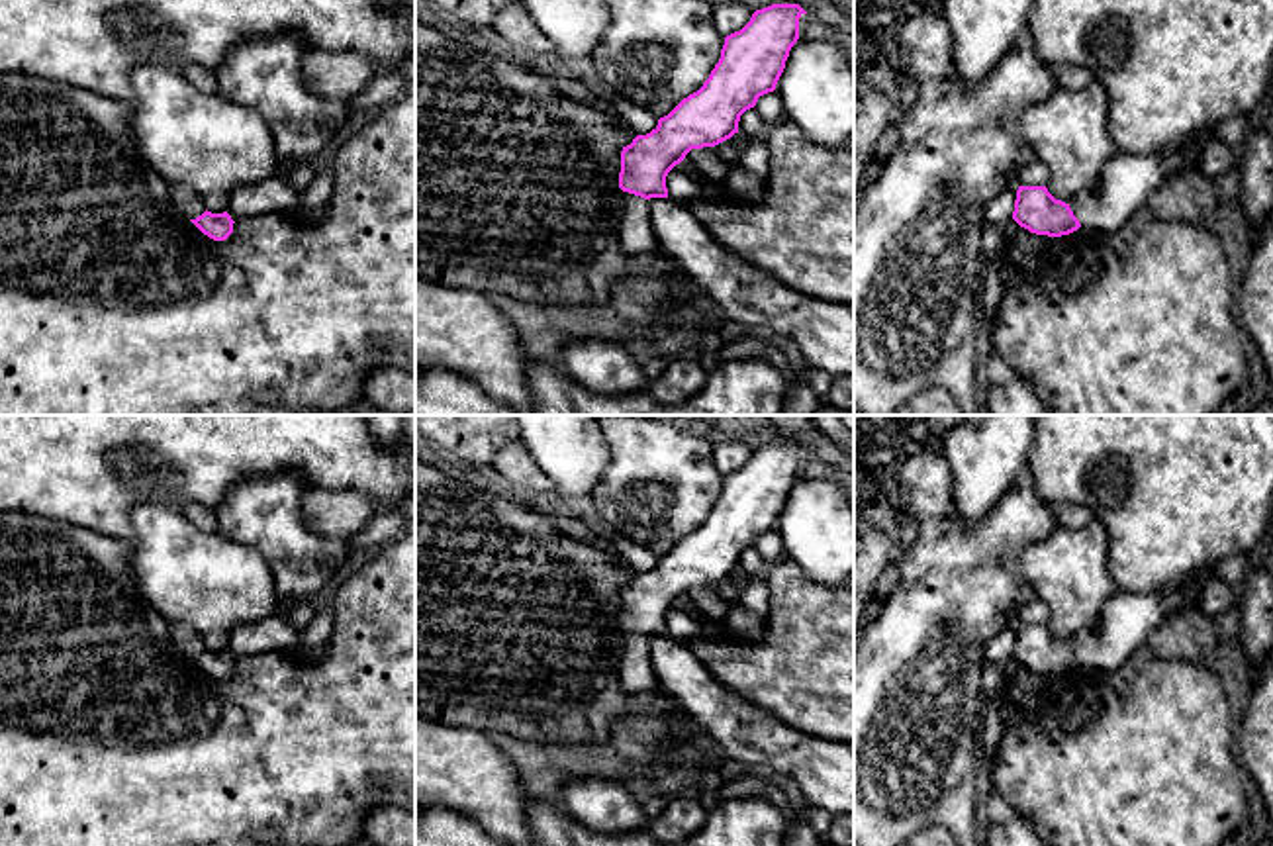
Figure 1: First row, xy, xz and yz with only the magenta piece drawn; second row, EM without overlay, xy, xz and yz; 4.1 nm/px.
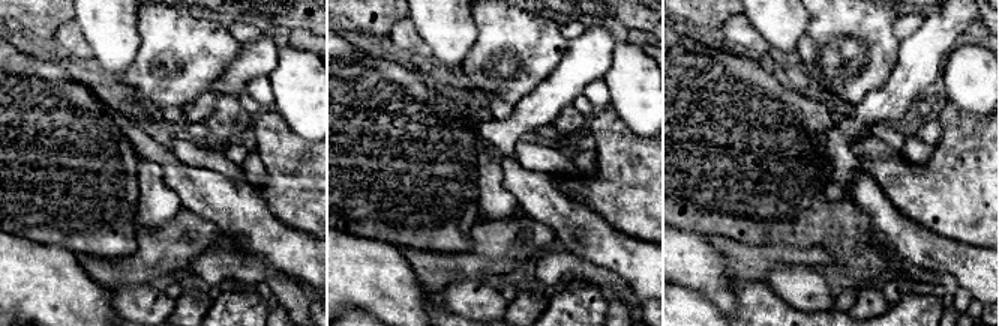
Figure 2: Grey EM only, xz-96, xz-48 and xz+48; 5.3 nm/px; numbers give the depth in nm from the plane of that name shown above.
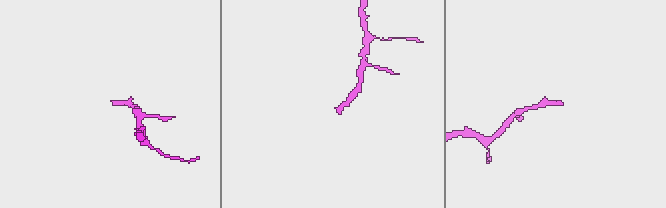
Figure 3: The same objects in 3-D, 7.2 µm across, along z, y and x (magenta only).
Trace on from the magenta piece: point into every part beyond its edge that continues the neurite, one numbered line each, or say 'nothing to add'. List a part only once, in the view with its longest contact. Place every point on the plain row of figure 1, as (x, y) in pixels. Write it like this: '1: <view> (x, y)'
1: xz (635, 672)

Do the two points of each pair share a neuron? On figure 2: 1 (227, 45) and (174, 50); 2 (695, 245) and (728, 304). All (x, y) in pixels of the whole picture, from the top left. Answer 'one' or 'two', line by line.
1: one
2: one

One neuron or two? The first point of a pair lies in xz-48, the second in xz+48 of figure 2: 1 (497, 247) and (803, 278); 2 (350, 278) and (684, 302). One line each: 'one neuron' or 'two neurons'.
1: two neurons
2: two neurons

